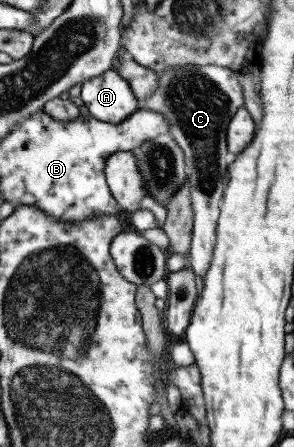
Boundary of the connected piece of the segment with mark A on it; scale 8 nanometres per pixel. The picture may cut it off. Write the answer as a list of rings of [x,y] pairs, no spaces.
[[[114,69],[85,79],[79,97],[92,118],[106,123],[120,123],[138,109],[128,82]]]

